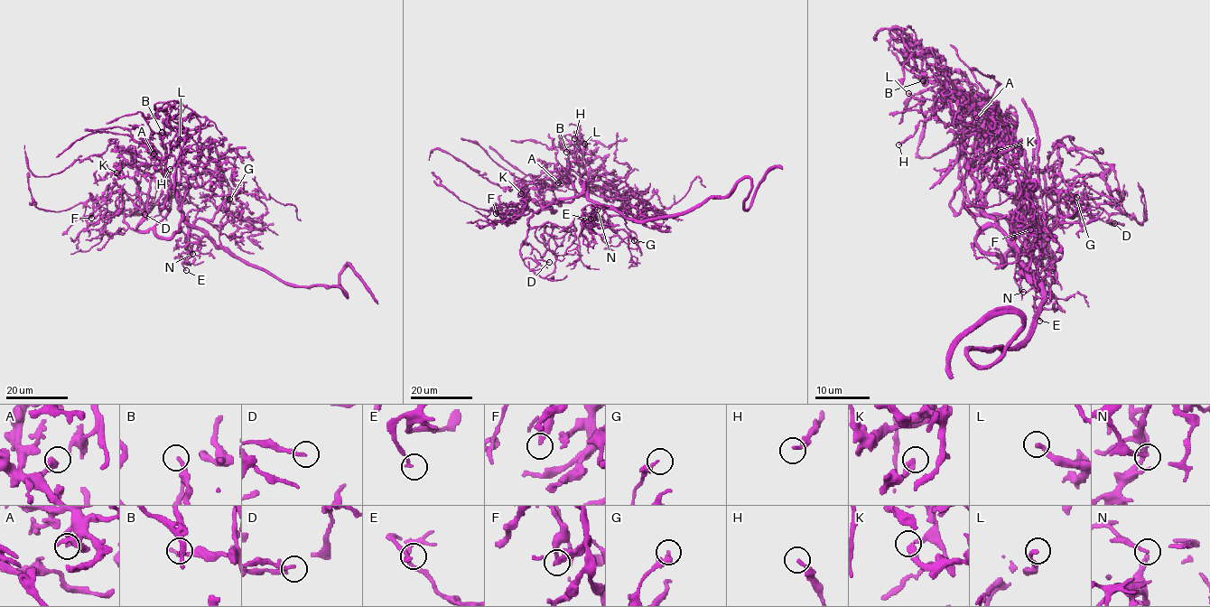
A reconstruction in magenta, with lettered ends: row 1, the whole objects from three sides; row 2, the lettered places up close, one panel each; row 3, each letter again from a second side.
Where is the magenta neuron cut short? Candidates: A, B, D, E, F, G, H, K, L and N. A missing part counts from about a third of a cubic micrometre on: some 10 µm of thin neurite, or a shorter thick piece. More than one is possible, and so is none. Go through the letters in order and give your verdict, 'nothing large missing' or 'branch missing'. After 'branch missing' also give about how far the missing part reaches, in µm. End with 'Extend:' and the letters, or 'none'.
A: nothing large missing
B: nothing large missing
D: nothing large missing
E: branch missing; missing 7 µm
F: nothing large missing
G: nothing large missing
H: nothing large missing
K: nothing large missing
L: nothing large missing
N: nothing large missing
Extend: E

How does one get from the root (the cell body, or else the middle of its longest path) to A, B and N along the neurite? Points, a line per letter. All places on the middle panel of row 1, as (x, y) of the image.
A: (588, 193), (580, 182), (584, 167), (582, 154), (577, 151), (575, 159), (560, 172), (558, 182)
B: (588, 193), (580, 182), (584, 169), (574, 161), (569, 162), (566, 152)
N: (588, 193), (591, 200), (611, 208), (591, 205), (597, 210)

